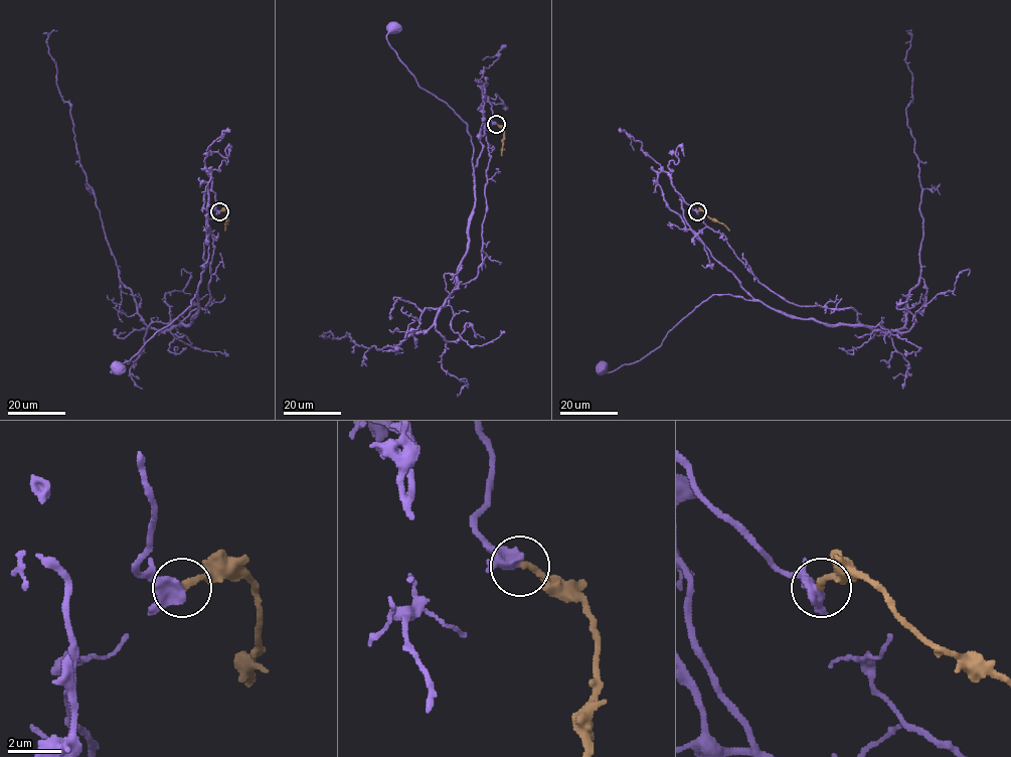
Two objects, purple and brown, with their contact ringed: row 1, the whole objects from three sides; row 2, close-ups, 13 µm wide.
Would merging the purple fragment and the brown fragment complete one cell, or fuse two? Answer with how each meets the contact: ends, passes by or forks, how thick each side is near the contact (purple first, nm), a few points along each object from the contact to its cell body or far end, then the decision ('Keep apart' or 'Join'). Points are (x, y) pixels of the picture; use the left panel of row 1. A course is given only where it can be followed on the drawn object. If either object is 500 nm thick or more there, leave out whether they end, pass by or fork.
At the ring purple passes by. At the ring brown ends. Thickness 360 nm (purple) against 240 nm. Course of purple: (219, 211), (215, 194), (207, 190), (206, 265), (197, 300), (194, 295), (191, 305), (117, 367). Course of brown: (219, 211), (227, 211), (225, 231). Join

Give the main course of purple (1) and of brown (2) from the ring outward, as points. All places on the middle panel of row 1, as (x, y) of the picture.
1: (495, 124), (484, 102), (474, 179), (467, 125), (418, 85), (386, 38), (393, 27)
2: (495, 124), (503, 130), (501, 155)

